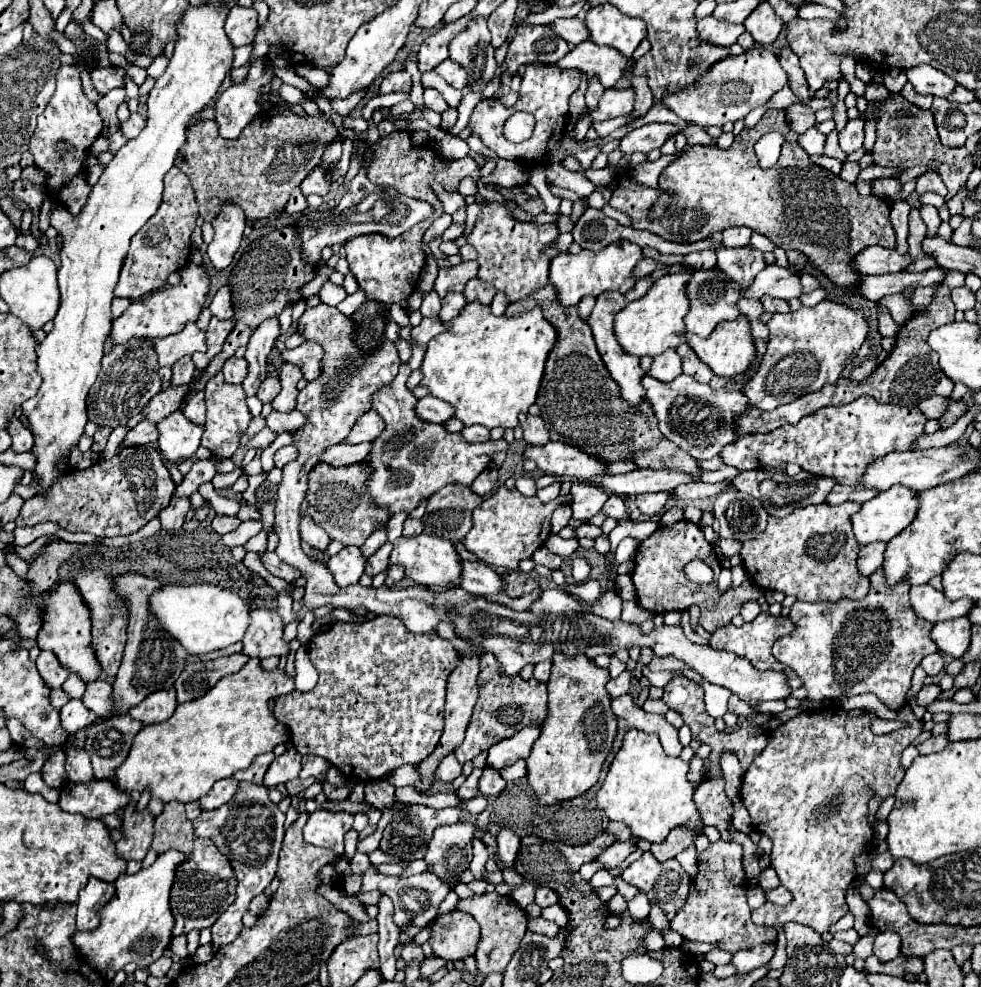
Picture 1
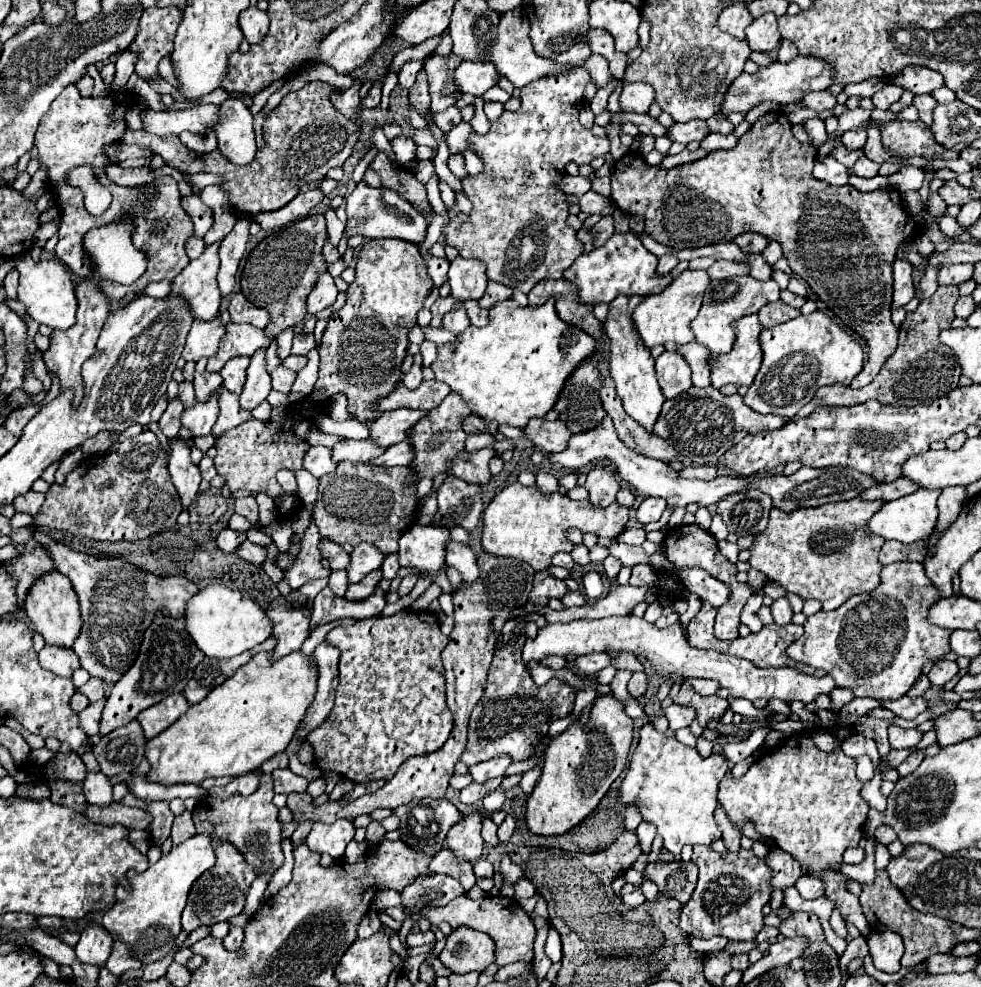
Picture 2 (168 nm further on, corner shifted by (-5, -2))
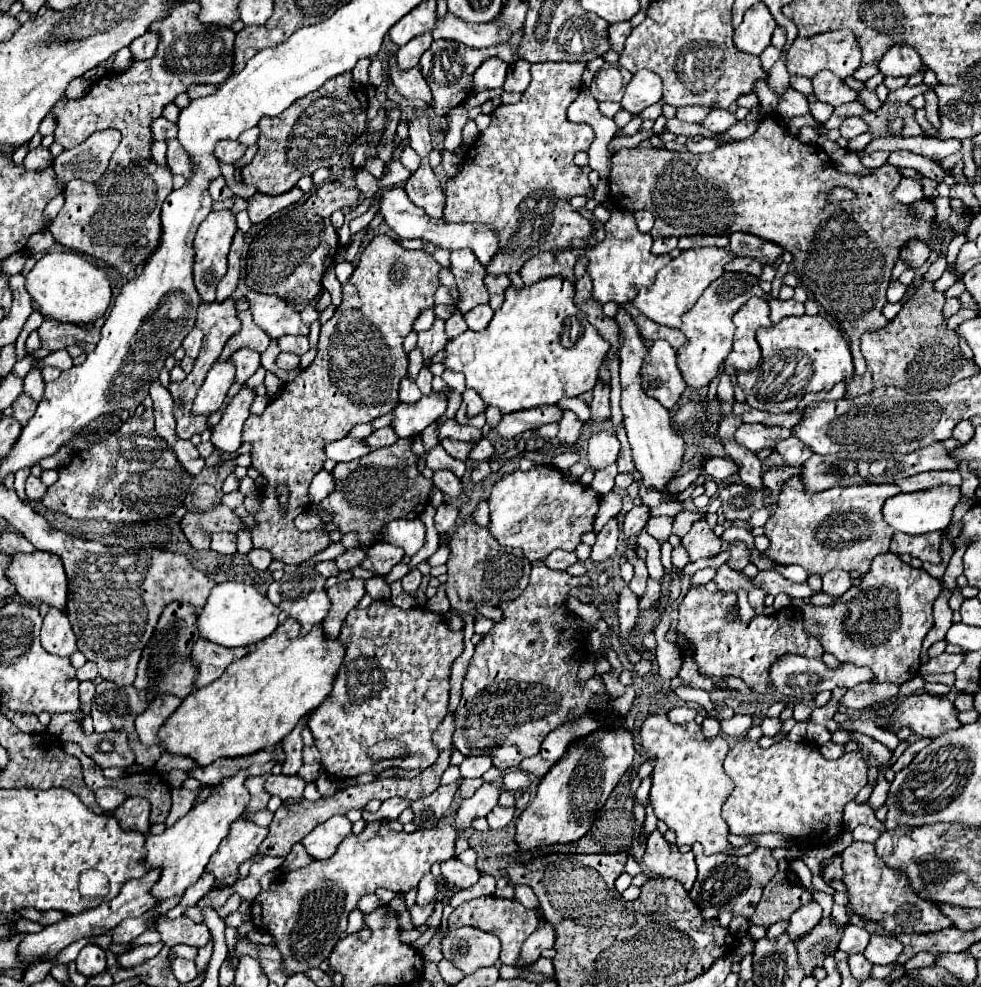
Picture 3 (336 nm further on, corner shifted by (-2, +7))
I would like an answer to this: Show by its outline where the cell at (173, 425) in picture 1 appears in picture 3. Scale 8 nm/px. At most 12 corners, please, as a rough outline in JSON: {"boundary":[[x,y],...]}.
{"boundary":[[216,361],[194,399],[194,415],[214,413],[234,385],[234,363]]}

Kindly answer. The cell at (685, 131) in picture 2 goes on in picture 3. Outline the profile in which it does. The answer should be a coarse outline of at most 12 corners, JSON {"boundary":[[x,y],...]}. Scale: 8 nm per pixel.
{"boundary":[[712,109],[702,121],[714,133],[724,133],[738,119],[728,109]]}

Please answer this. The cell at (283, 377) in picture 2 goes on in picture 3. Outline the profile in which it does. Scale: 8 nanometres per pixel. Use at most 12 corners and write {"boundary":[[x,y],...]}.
{"boundary":[[280,353],[276,365],[286,371],[296,369],[300,357],[294,353]]}

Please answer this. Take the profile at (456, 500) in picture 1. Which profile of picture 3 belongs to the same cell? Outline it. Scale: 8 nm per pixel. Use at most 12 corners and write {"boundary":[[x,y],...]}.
{"boundary":[[434,471],[432,481],[450,499],[462,495],[462,483],[450,471]]}

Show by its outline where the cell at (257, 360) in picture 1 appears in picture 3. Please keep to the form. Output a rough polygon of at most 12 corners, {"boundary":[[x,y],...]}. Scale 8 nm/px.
{"boundary":[[244,387],[212,427],[210,441],[228,455],[242,445],[252,389]]}

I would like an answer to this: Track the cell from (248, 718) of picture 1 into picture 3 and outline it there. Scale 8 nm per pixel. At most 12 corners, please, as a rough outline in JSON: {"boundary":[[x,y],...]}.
{"boundary":[[286,619],[160,727],[198,765],[280,743],[346,647]]}

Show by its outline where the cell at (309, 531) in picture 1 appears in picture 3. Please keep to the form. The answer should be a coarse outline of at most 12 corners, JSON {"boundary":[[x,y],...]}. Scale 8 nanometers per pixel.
{"boundary":[[348,549],[336,559],[340,571],[360,567],[364,549]]}

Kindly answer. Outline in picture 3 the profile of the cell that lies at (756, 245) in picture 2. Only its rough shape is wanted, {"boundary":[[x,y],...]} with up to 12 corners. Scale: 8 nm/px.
{"boundary":[[734,233],[730,251],[766,265],[784,253],[766,239]]}

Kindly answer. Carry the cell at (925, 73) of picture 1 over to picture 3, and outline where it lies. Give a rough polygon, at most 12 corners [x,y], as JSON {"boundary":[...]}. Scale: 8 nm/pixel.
{"boundary":[[902,43],[890,47],[880,71],[910,77],[924,69],[920,55]]}

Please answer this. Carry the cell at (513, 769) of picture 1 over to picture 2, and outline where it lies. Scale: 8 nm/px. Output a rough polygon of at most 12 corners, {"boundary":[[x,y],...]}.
{"boundary":[[503,776],[485,784],[471,782],[461,790],[463,804],[477,804],[503,782]]}

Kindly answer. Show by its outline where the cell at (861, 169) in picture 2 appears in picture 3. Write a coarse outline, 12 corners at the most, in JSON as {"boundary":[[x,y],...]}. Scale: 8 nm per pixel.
{"boundary":[[876,151],[862,157],[868,169],[882,167],[888,161],[888,151]]}

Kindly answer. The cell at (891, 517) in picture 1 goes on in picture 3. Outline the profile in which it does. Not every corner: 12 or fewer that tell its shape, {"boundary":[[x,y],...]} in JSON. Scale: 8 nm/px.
{"boundary":[[960,487],[900,493],[884,503],[894,531],[944,531]]}

